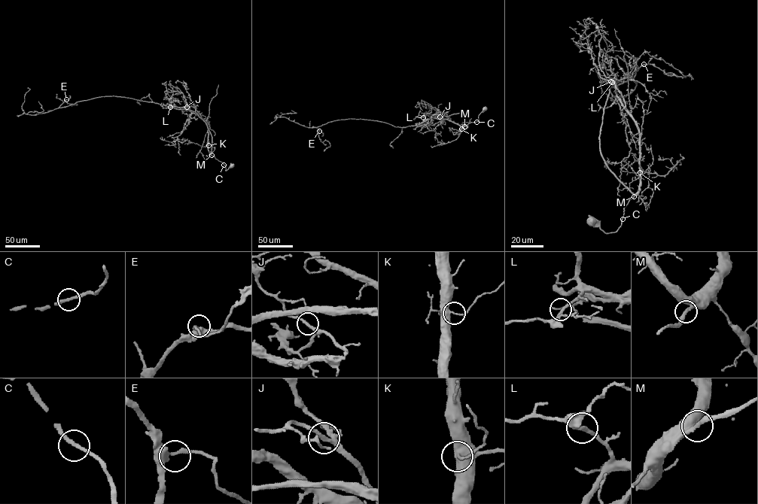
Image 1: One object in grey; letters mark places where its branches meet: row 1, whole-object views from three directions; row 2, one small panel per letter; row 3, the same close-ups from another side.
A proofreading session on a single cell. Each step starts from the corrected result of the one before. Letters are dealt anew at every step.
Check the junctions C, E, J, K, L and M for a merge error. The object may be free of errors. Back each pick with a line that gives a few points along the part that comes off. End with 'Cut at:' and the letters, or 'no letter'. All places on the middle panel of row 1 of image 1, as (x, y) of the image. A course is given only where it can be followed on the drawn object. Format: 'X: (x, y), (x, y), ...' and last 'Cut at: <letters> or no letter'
Cut at: no letter

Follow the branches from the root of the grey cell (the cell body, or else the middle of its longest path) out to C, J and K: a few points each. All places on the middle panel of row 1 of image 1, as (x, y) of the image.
C: (485, 108), (476, 122)
J: (485, 108), (479, 114), (478, 121), (470, 122), (461, 129), (458, 124), (439, 116)
K: (485, 108), (479, 114), (478, 121), (469, 123), (461, 129)

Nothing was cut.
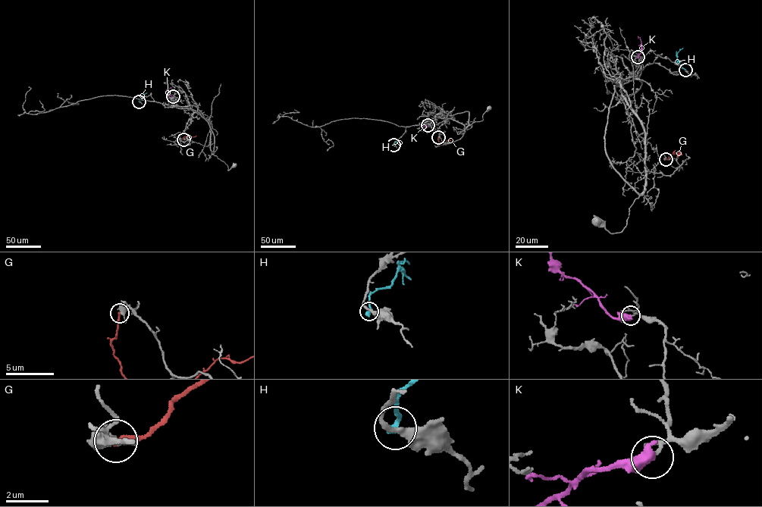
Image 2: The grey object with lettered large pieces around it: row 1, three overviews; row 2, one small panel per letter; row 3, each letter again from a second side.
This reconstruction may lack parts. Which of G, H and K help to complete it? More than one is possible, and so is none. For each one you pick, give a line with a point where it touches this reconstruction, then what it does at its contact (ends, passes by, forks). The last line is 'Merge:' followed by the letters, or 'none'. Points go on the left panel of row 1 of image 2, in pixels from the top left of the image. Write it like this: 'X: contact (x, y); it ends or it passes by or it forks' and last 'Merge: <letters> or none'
Merge: none

